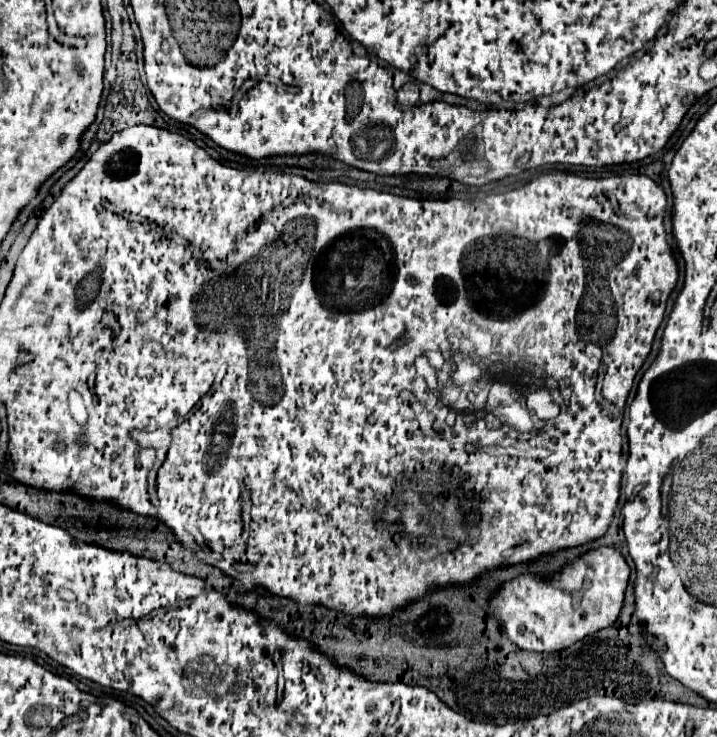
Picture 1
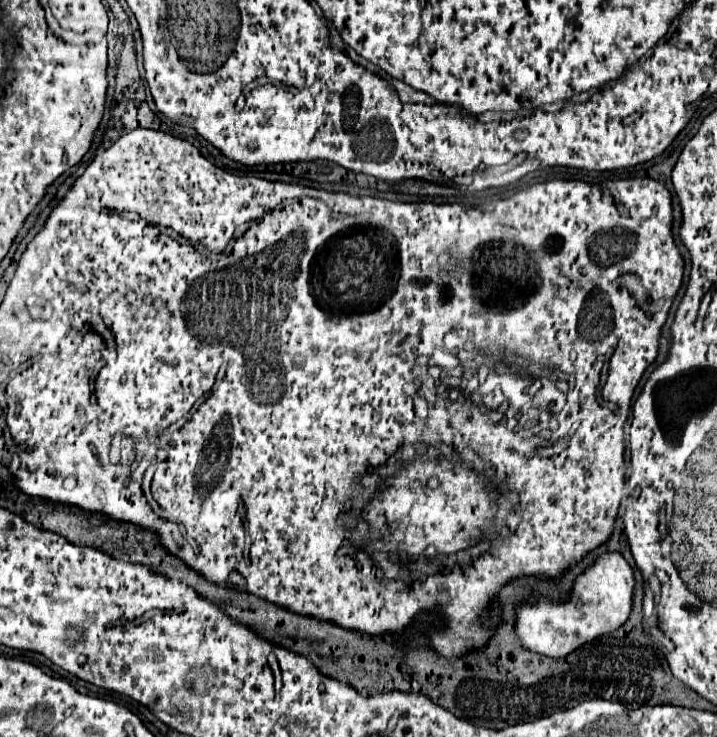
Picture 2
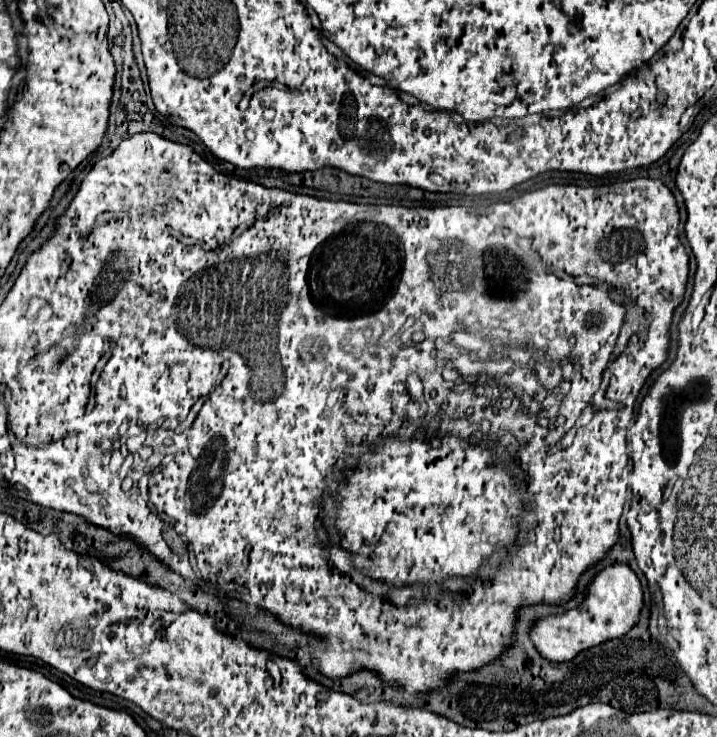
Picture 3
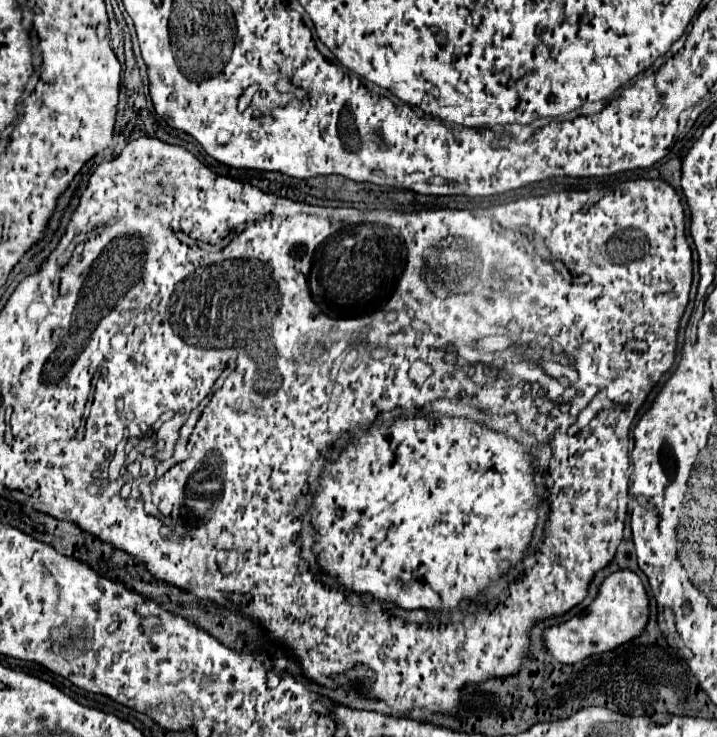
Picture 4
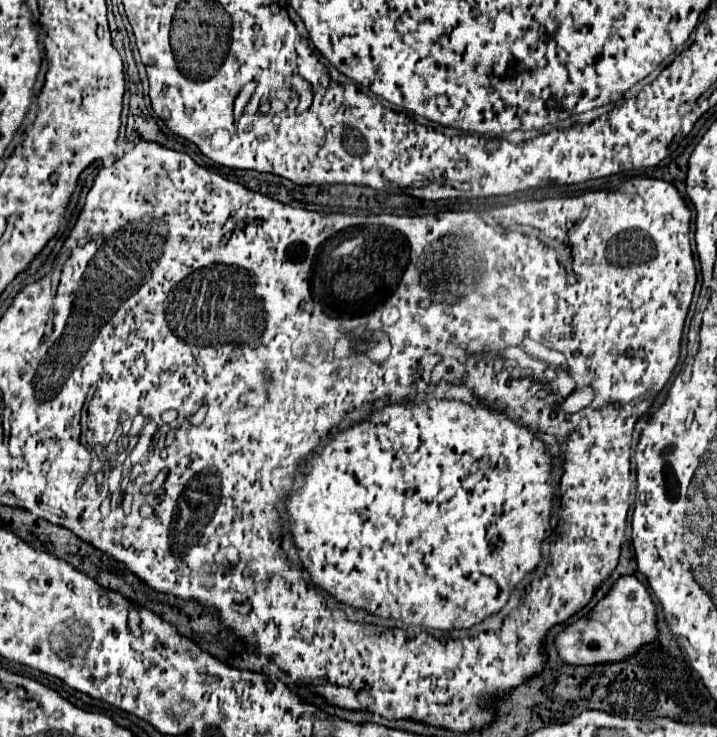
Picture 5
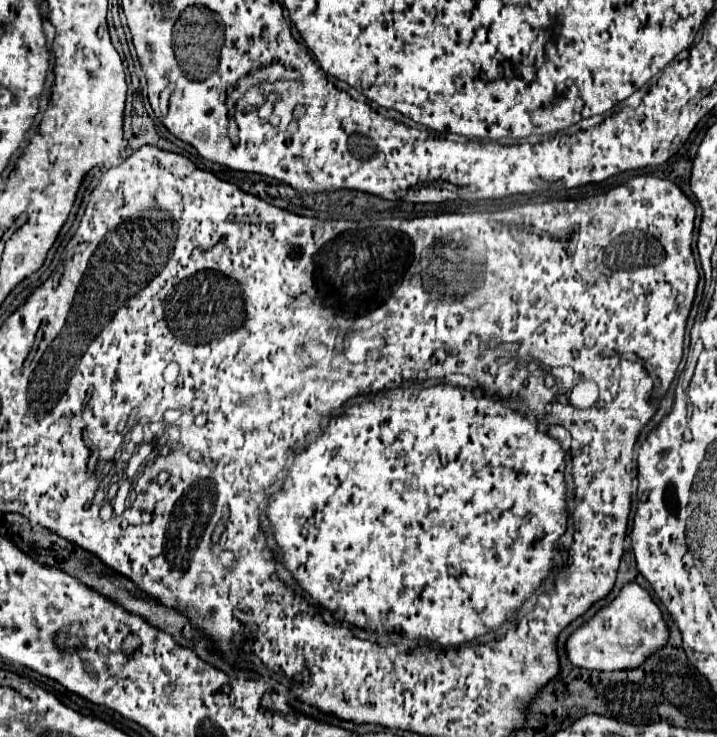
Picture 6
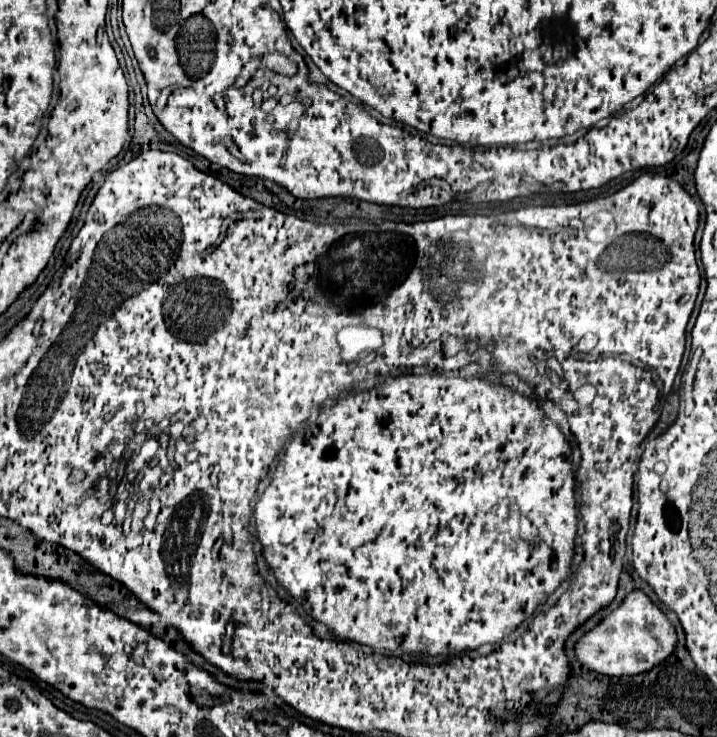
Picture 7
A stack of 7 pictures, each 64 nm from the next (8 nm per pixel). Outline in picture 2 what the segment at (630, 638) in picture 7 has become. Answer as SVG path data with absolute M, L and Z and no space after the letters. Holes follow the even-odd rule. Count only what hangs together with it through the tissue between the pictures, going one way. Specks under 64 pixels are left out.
M604 552L580 576L576 576L570 598L540 598L538 602L518 604L514 610L516 636L530 652L550 658L566 656L584 642L620 628L628 620L632 608L632 592L634 574L630 564L620 552Z

